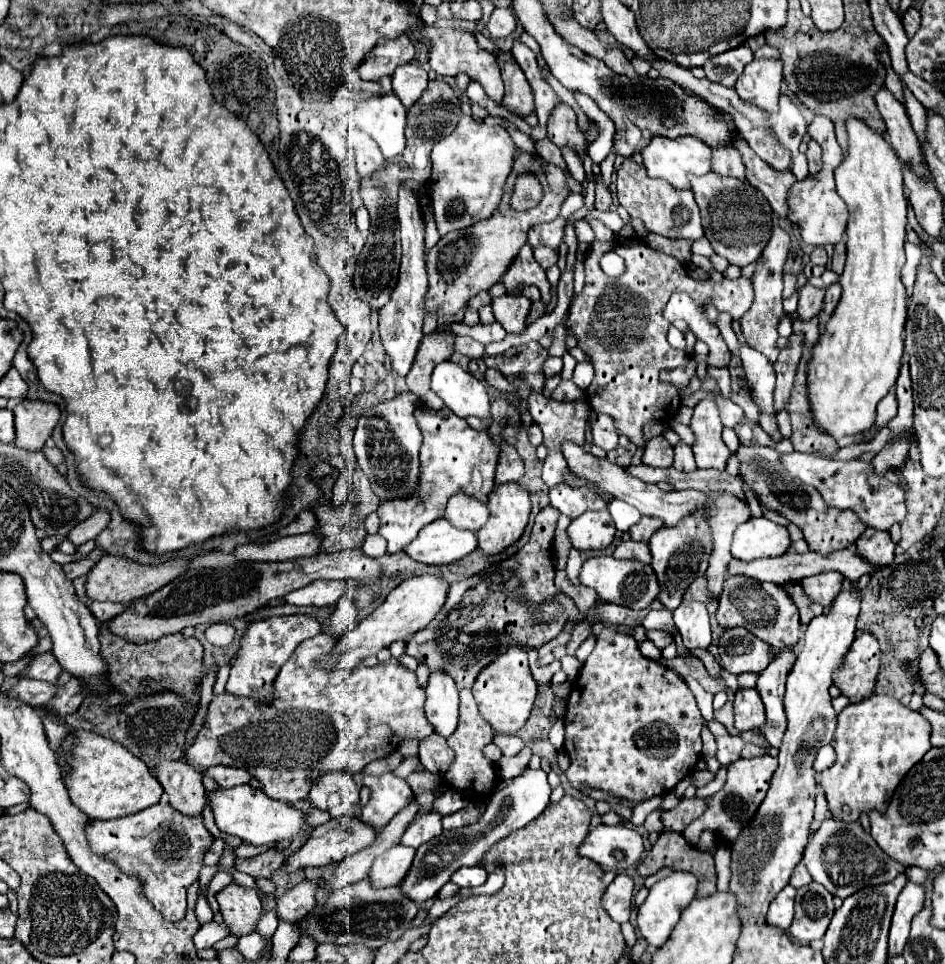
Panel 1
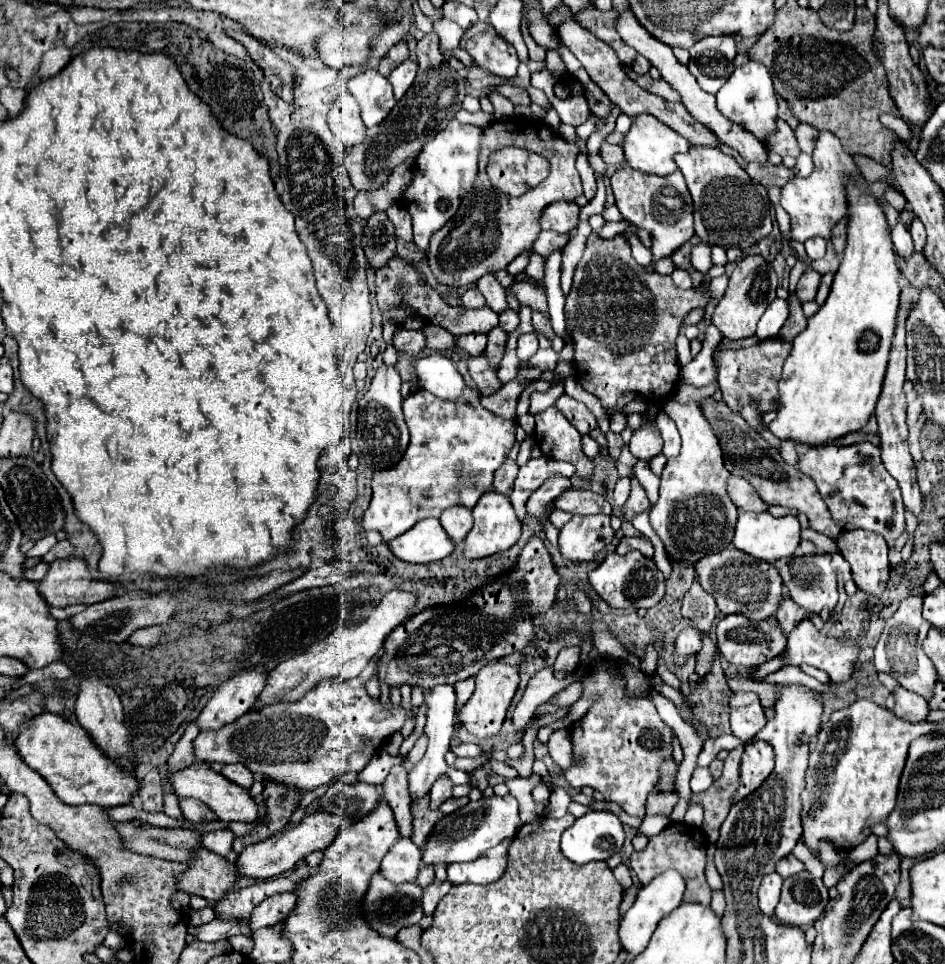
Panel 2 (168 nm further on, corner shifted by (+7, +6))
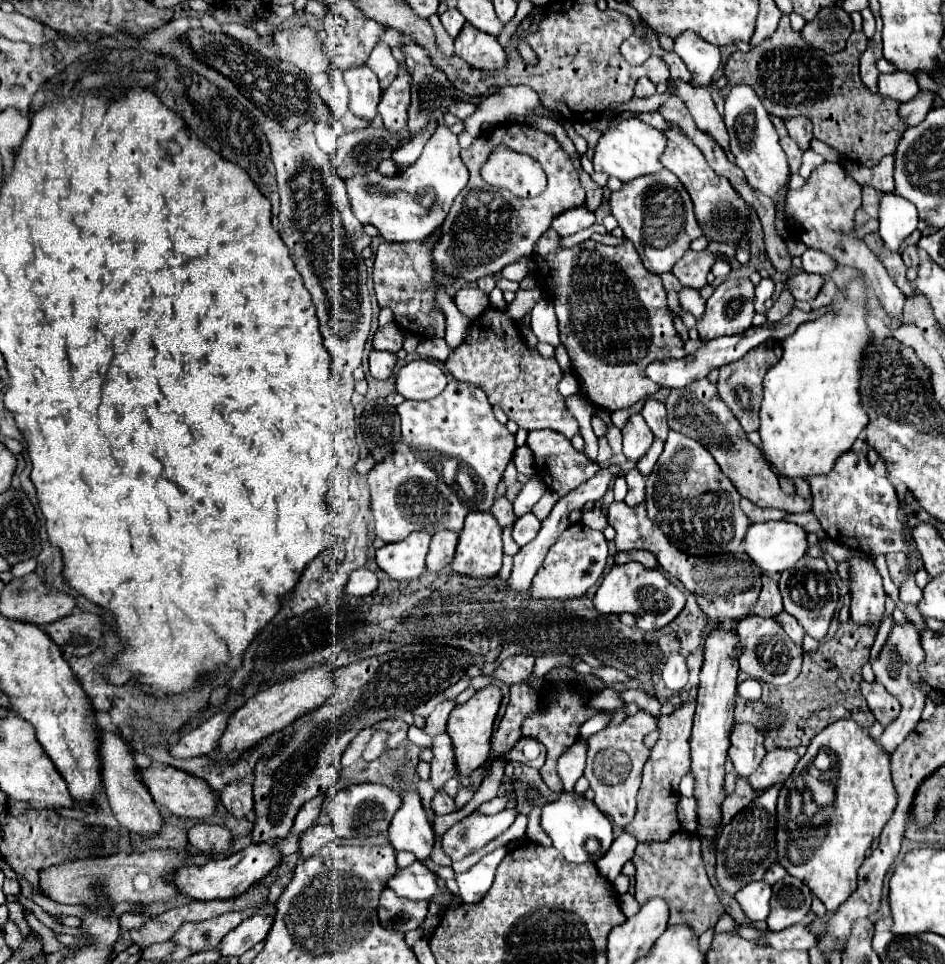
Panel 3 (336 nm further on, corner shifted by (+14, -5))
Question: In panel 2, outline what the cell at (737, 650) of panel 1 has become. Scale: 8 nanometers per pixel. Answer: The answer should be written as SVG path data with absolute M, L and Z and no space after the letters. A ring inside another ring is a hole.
M732 614L722 618L716 624L716 638L718 638L718 652L724 660L734 666L758 666L772 656L780 654L786 646L786 636L780 634L776 620L764 620L762 624L754 624L740 614Z

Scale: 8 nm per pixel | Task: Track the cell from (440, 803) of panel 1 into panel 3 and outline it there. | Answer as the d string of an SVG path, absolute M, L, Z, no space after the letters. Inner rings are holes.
M519 739L519 743L513 747L513 751L509 751L505 755L509 761L519 761L525 763L529 767L543 767L545 763L545 745L539 743L537 739Z

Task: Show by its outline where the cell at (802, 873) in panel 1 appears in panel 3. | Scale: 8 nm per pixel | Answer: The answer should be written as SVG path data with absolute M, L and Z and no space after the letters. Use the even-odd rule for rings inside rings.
M773 863L767 871L765 871L765 875L763 875L763 881L767 881L769 885L773 885L773 883L777 883L777 881L781 881L783 877L787 875L787 871L779 865L779 863Z

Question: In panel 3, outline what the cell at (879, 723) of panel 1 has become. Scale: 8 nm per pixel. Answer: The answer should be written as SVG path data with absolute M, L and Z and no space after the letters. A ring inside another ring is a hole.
M835 721L827 725L813 737L803 759L815 759L821 749L837 757L837 771L835 765L829 773L795 769L779 791L777 863L781 863L789 875L799 877L809 885L811 893L825 903L827 911L837 911L837 907L857 889L857 869L873 839L881 835L881 827L891 819L897 805L897 793L891 781L889 755L881 753L877 741L853 721ZM825 777L827 781L829 777L837 777L835 799L831 793L825 793L825 789L831 789L829 783L825 785Z

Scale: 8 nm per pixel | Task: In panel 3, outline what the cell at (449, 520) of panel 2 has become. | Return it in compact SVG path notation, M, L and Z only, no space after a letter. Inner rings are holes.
M437 531L431 539L431 547L427 553L427 571L439 573L443 567L447 567L455 555L459 533L455 531Z

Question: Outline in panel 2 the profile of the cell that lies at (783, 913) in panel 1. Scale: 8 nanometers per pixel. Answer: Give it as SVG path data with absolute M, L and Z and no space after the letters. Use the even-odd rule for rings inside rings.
M774 872L774 874L768 874L760 888L758 888L758 902L760 902L760 910L766 914L766 916L774 916L774 908L780 900L780 890L782 890L782 878Z

